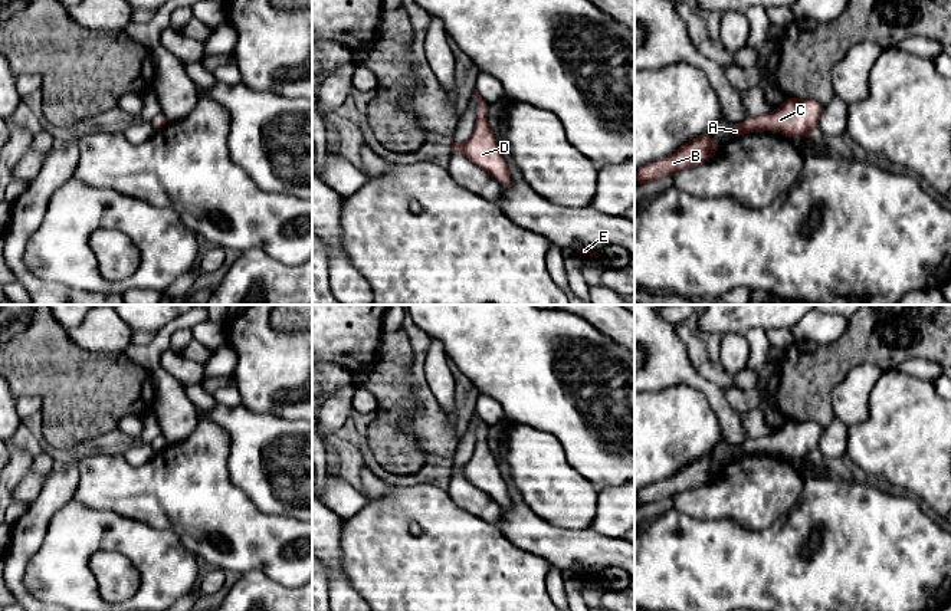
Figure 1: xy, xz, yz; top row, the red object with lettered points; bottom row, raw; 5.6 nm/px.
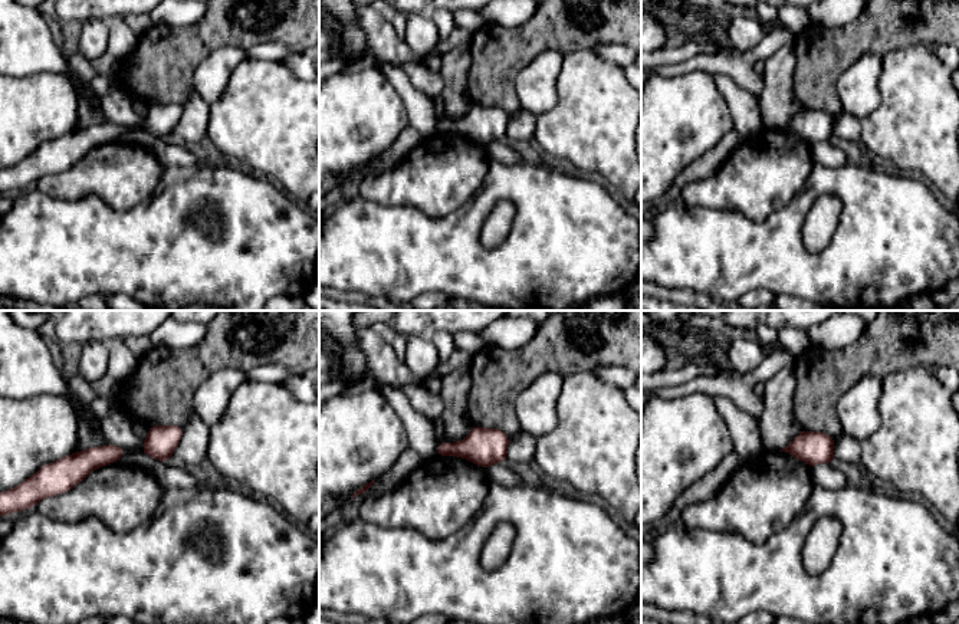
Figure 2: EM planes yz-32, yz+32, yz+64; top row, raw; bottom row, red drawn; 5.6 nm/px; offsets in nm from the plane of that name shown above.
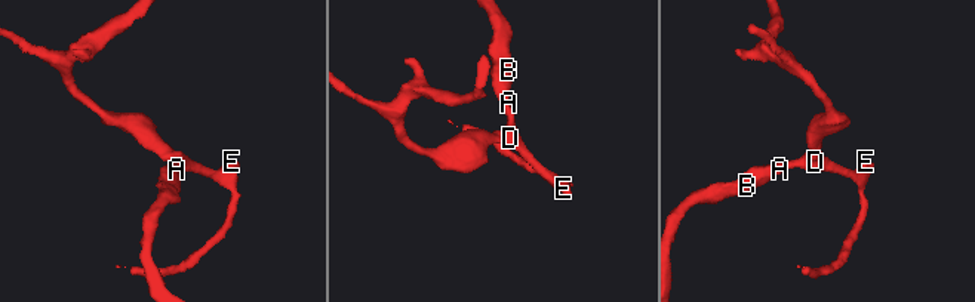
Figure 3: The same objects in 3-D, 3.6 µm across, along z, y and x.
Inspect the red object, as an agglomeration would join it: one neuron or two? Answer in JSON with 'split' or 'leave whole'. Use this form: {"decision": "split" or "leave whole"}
{"decision": "leave whole"}

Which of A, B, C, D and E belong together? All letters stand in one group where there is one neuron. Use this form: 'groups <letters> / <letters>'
groups A B C D E

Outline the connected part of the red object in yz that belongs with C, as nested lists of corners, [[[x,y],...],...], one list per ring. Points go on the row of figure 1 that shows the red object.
[[[786,98],[783,105],[774,109],[774,112],[770,115],[748,116],[742,124],[731,124],[732,138],[747,132],[760,132],[760,131],[783,132],[790,138],[806,138],[807,135],[814,134],[814,129],[817,128],[819,124],[820,112],[822,105],[814,99]]]

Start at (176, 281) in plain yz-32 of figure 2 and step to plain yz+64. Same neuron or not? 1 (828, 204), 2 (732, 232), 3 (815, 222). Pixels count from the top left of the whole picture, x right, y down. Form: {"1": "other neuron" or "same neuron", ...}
{"1": "other neuron", "2": "same neuron", "3": "other neuron"}

